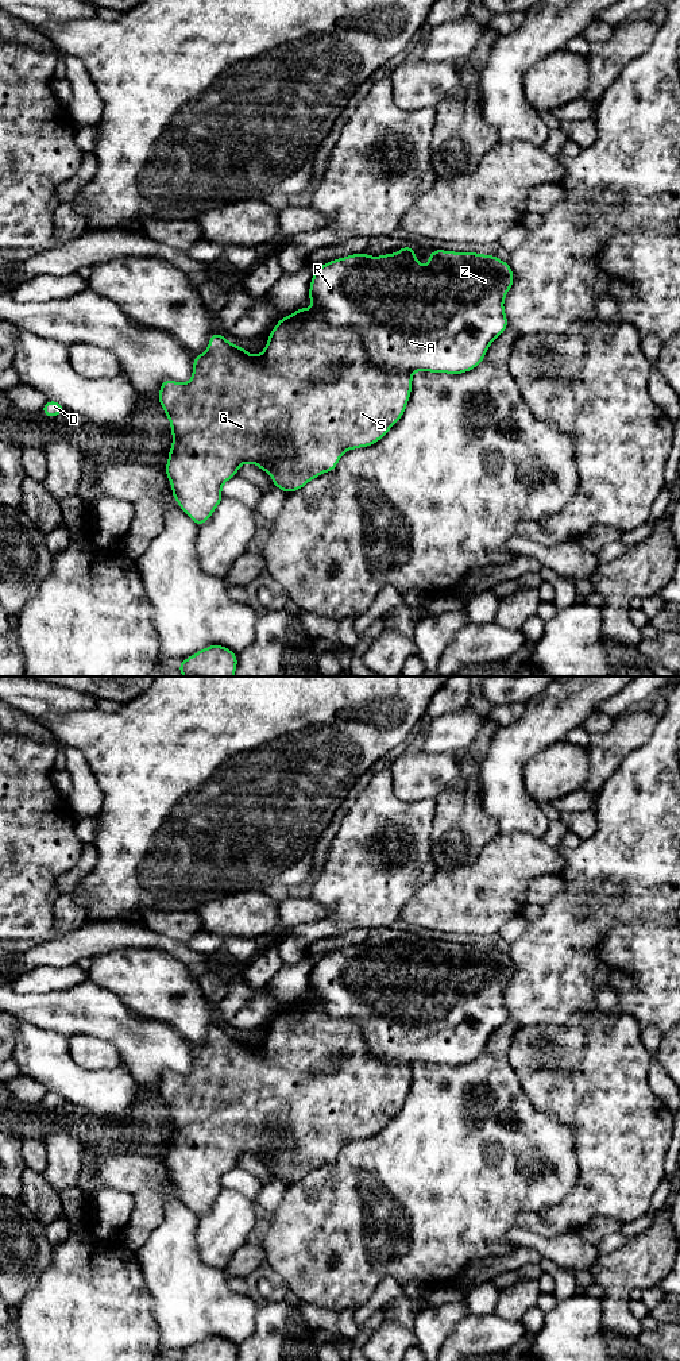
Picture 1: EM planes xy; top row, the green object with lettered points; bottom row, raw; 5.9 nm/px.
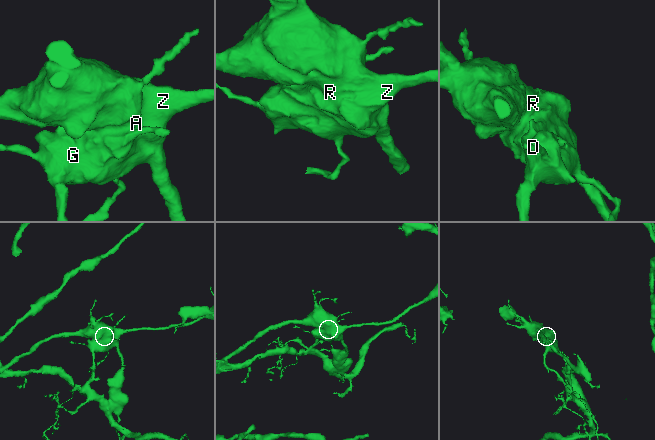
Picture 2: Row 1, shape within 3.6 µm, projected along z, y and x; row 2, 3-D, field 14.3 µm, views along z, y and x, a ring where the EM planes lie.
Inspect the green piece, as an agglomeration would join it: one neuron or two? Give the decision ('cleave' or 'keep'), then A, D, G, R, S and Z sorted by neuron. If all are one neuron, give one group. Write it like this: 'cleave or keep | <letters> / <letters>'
cleave | A R Z / D G S

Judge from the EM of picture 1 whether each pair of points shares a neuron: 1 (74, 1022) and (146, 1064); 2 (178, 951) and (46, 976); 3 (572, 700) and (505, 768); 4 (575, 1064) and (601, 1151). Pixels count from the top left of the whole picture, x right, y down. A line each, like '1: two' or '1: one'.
1: one
2: two
3: one
4: one

